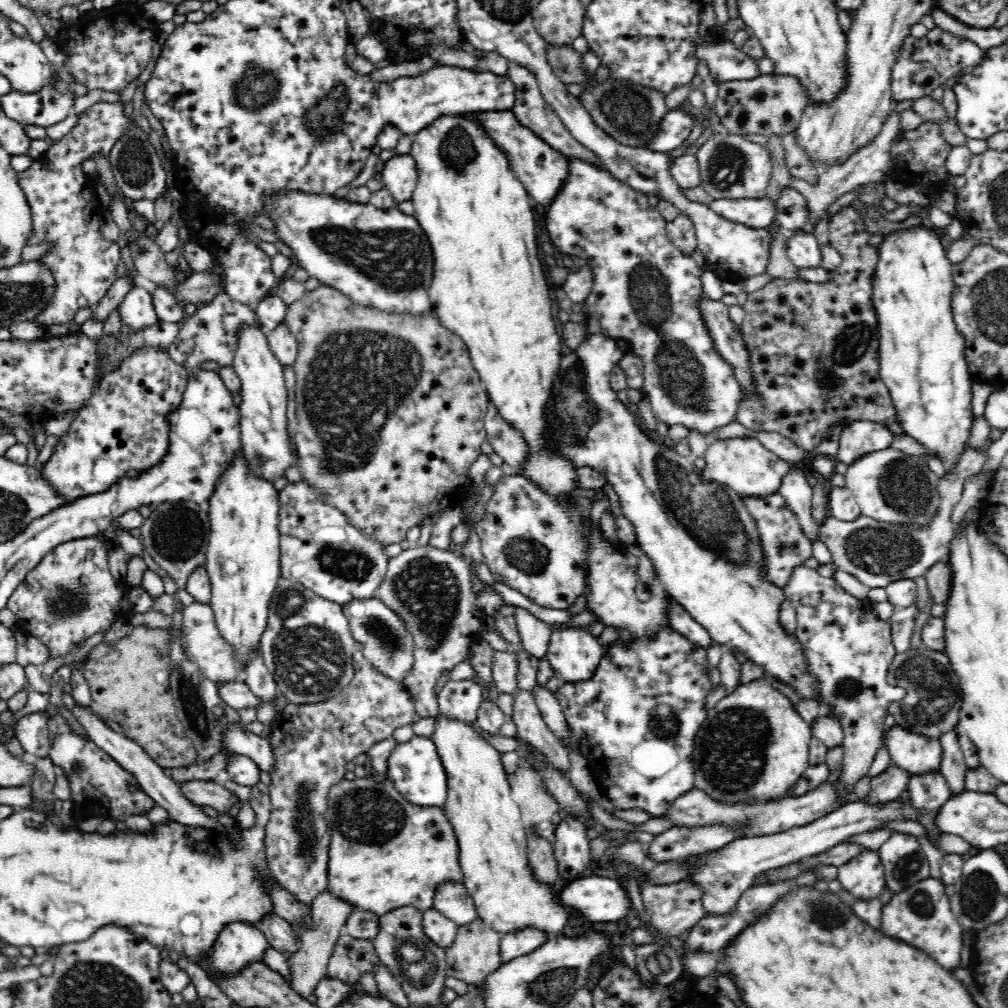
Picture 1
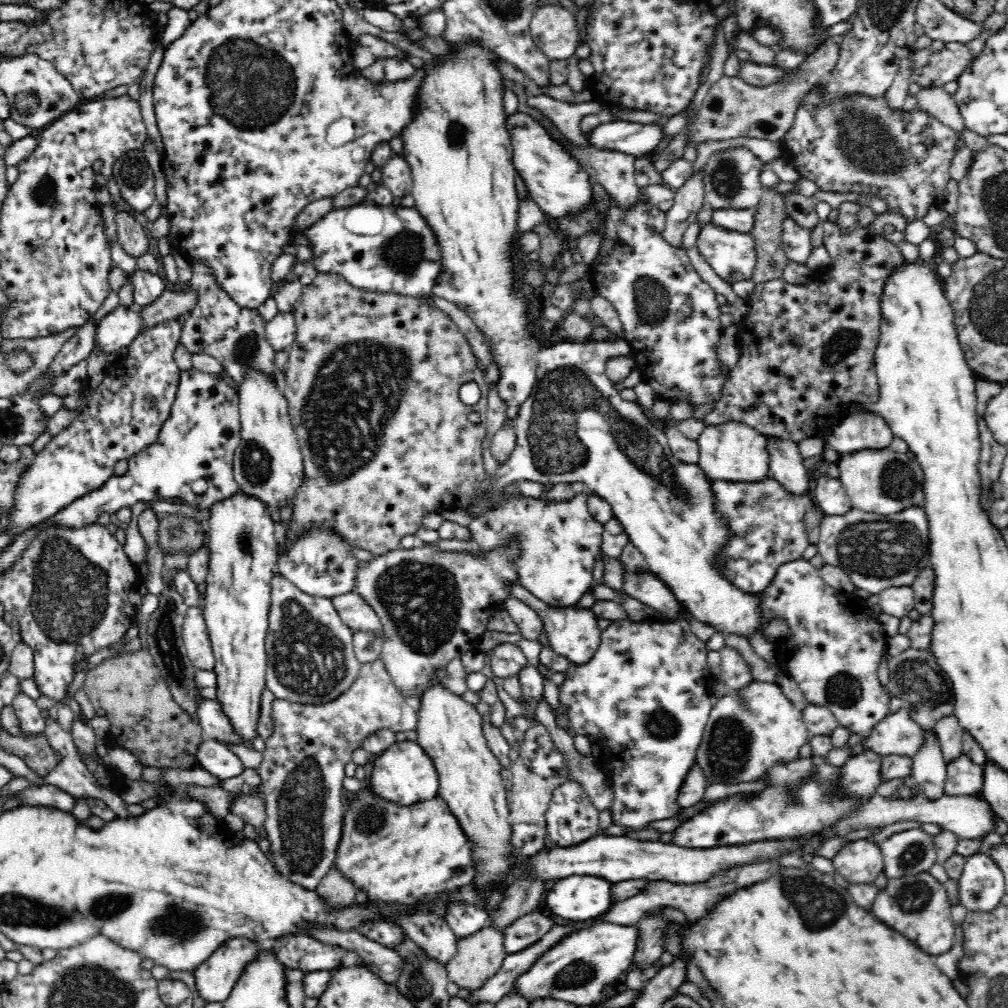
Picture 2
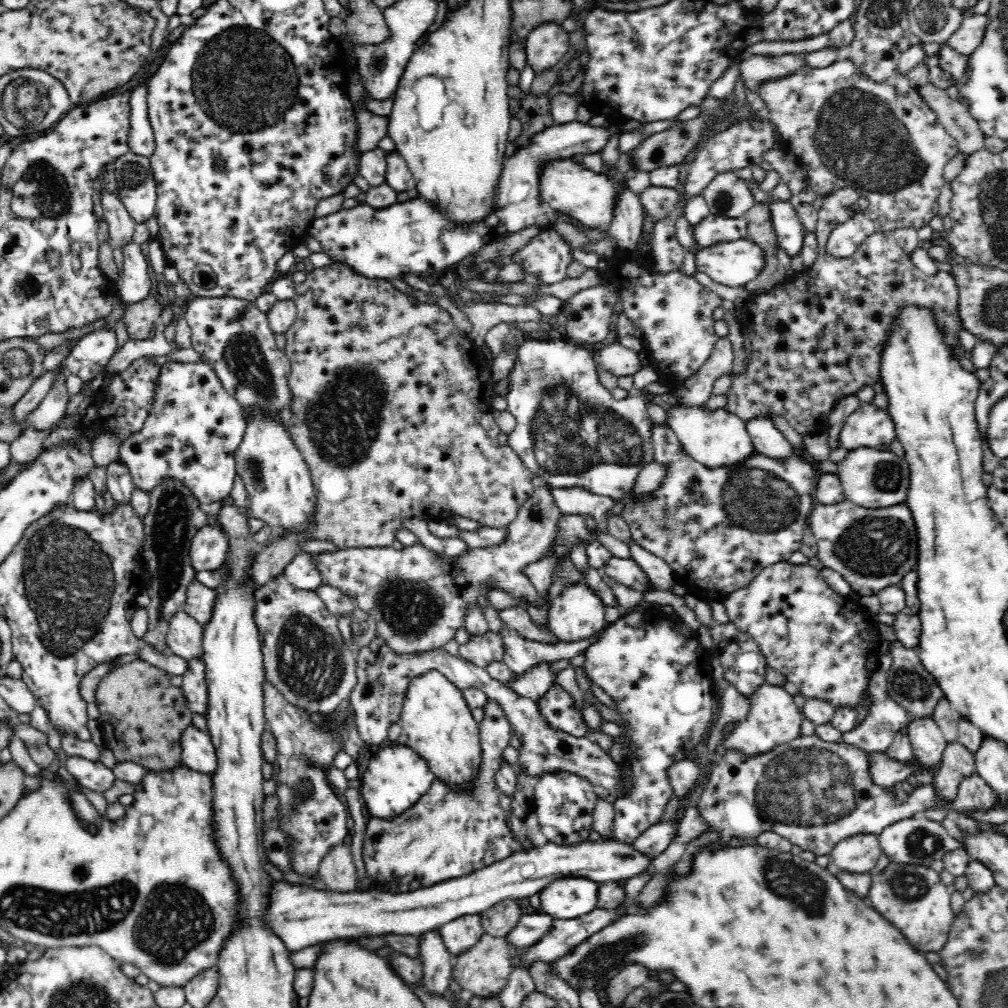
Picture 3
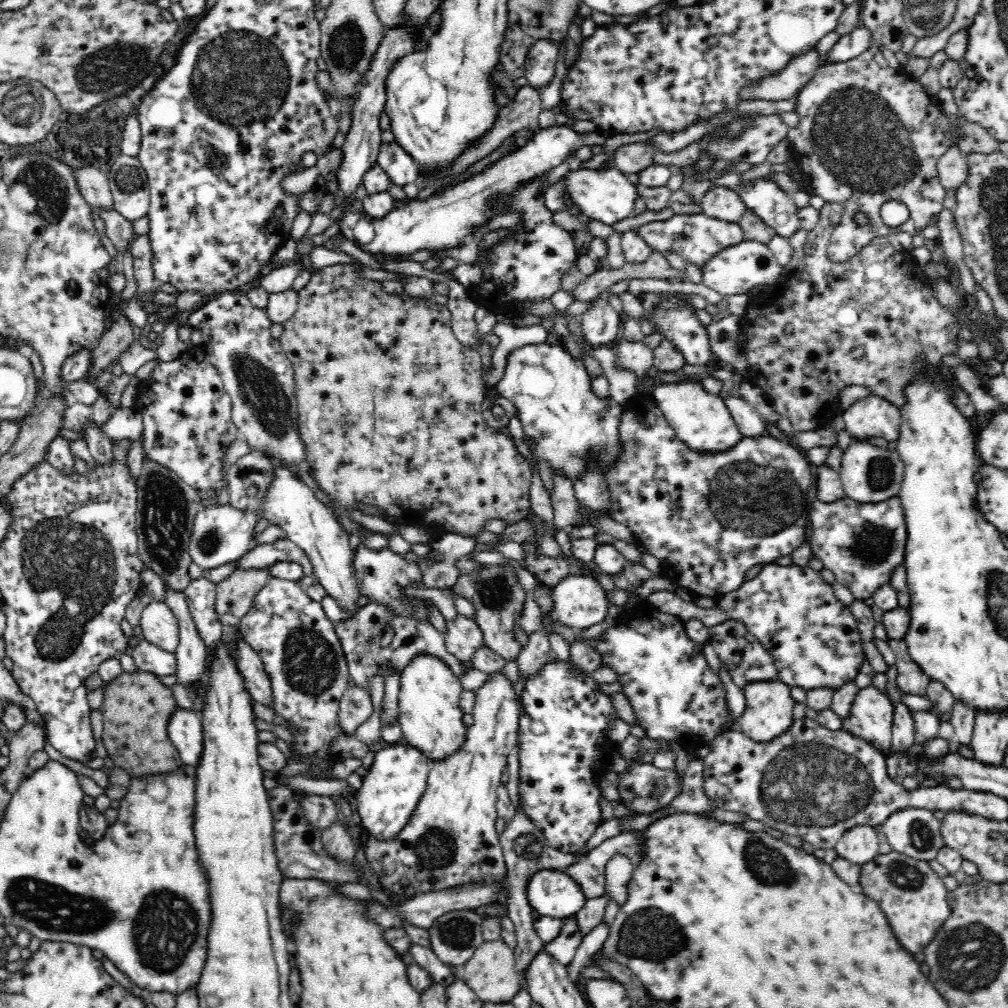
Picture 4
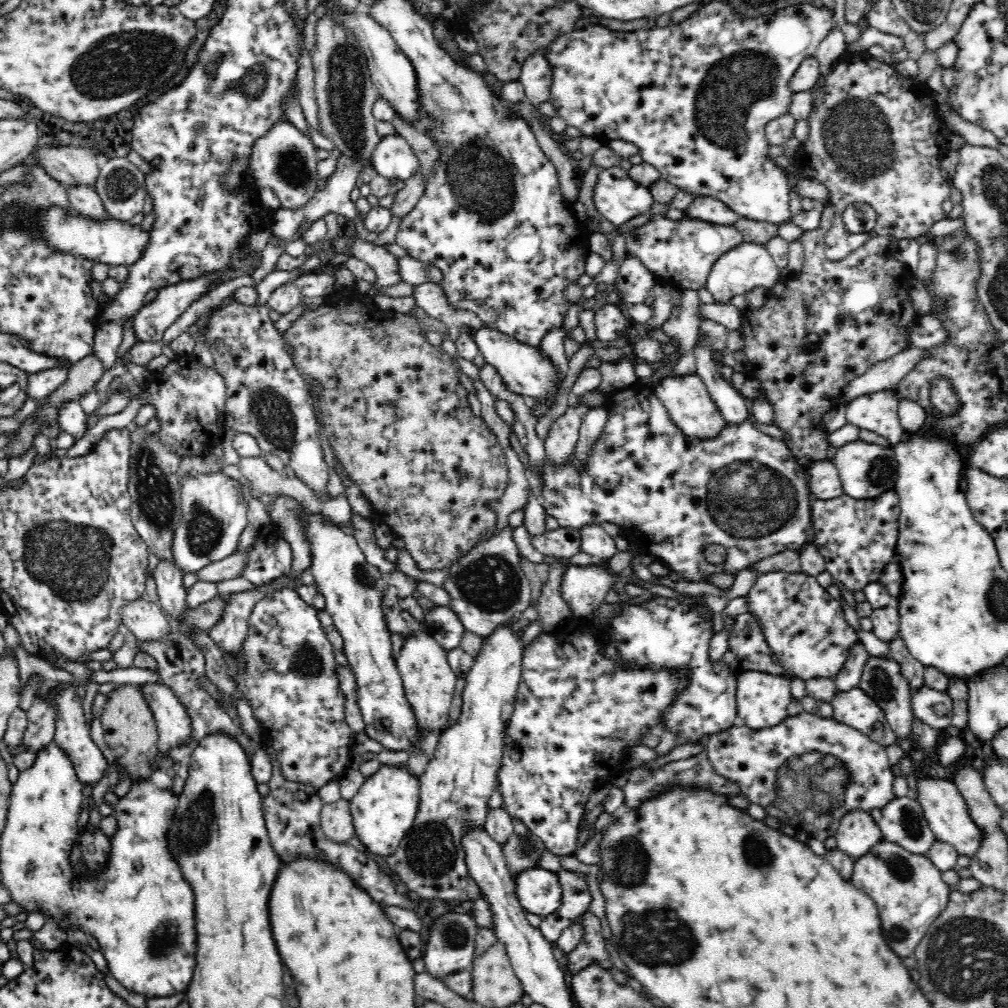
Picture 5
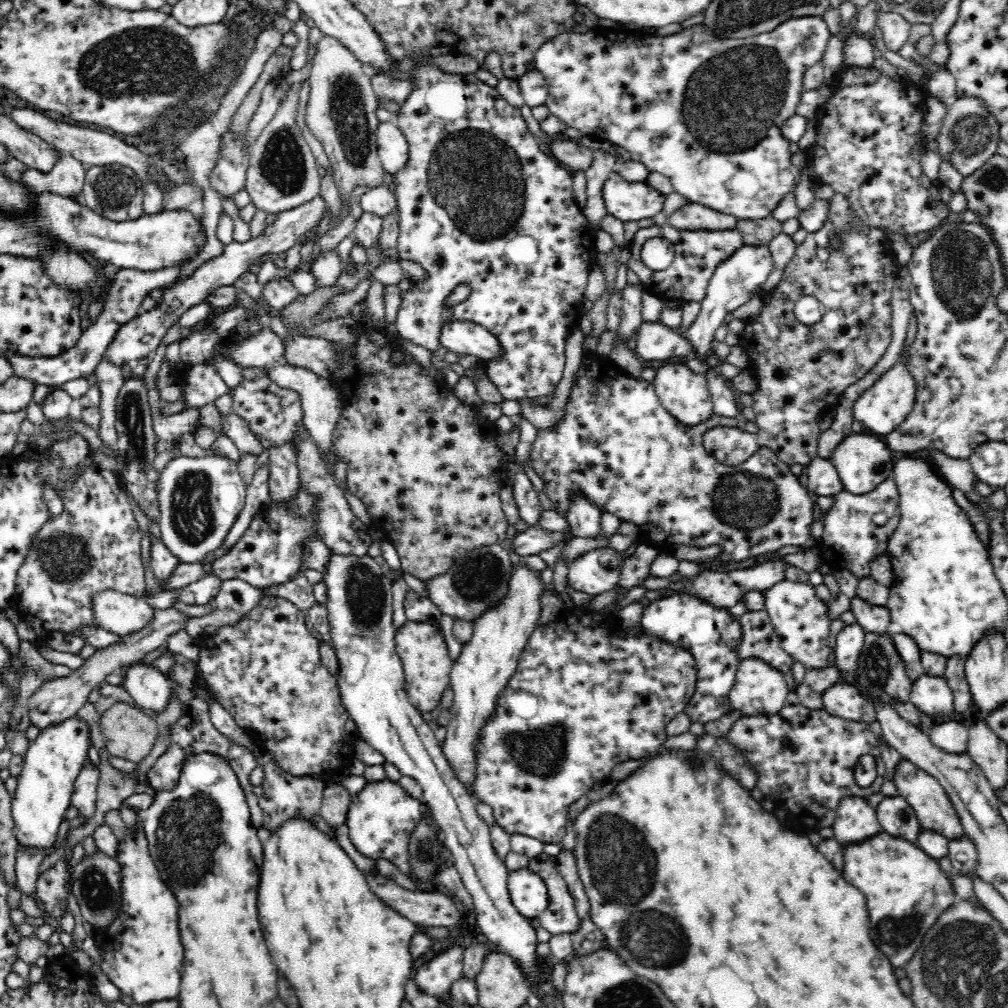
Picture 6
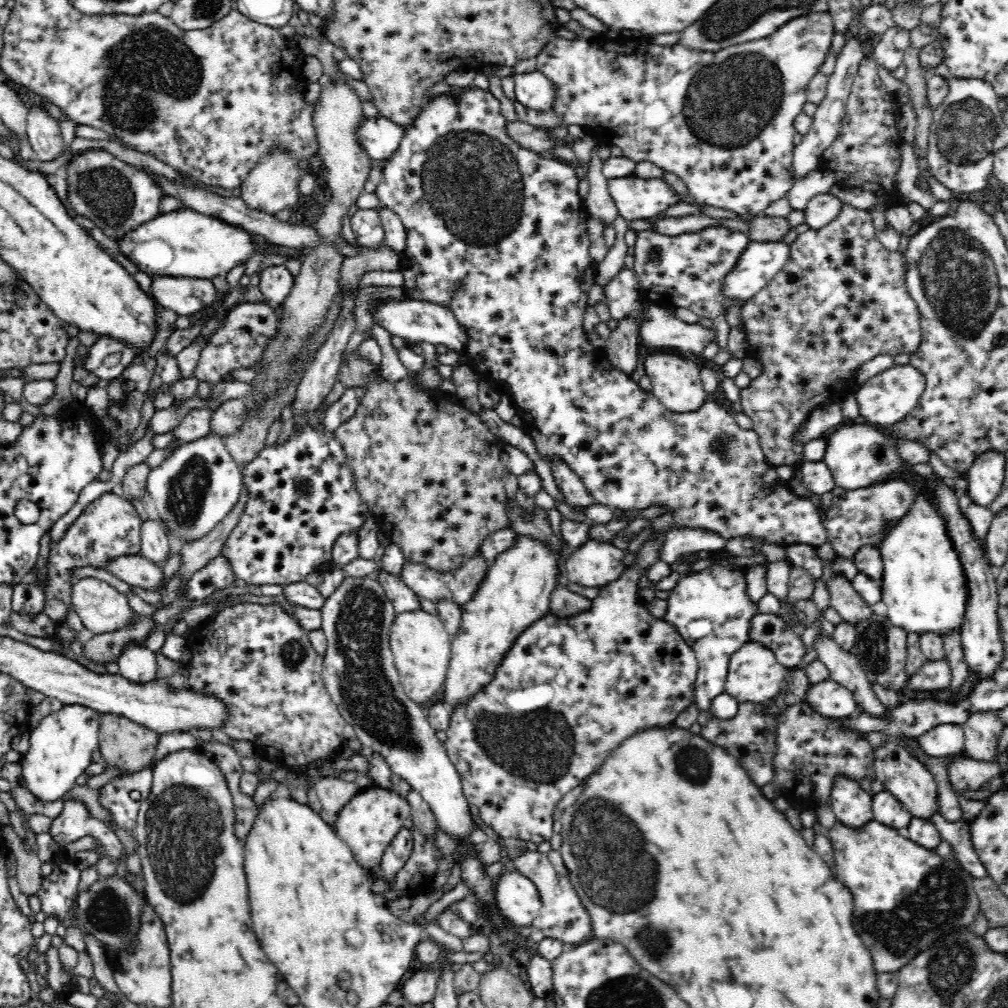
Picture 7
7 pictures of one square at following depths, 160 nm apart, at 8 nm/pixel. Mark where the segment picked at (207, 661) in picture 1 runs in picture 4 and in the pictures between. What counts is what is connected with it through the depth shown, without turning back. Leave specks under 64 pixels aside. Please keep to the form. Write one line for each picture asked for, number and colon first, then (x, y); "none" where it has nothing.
2: (195, 637)
3: (184, 638)
4: (159, 626)

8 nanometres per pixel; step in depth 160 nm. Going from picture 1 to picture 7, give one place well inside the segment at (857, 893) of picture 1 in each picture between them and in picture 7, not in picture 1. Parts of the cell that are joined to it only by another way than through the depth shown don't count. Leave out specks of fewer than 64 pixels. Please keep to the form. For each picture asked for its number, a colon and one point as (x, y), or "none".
2: (861, 860)
3: (859, 853)
4: (859, 844)
5: (857, 833)
6: (855, 819)
7: (851, 804)

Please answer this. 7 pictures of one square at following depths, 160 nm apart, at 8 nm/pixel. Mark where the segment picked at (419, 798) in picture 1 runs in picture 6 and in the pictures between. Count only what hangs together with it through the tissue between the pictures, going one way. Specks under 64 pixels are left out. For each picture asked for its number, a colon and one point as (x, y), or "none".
2: (403, 774)
3: (397, 777)
4: (395, 782)
5: (384, 809)
6: (381, 818)

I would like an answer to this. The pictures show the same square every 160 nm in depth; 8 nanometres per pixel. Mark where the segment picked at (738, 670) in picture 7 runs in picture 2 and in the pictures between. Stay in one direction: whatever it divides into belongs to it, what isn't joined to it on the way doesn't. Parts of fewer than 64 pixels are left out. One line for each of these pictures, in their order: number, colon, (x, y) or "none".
2: (747, 731)
3: (773, 718)
4: (768, 713)
5: (761, 699)
6: (759, 689)

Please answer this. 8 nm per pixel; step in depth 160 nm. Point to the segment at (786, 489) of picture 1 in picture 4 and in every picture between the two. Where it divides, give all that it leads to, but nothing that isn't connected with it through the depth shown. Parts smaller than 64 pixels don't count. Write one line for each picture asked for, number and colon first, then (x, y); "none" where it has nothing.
2: (787, 465)
3: (766, 438)
4: (750, 423)

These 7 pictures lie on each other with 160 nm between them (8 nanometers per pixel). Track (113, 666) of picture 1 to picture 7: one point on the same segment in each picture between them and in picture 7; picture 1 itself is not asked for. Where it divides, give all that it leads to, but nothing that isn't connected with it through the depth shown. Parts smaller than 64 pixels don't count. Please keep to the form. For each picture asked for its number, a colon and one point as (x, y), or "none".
2: (128, 690)
3: (144, 715)
4: (136, 708)
5: (129, 729)
6: (128, 733)
7: (130, 747)

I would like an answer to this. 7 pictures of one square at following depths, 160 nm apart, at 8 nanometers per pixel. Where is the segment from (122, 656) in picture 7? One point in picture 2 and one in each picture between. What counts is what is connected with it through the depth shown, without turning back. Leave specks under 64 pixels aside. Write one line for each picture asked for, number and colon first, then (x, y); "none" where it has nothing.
2: (215, 758)
3: (197, 751)
4: (184, 729)
5: (173, 724)
6: (150, 688)

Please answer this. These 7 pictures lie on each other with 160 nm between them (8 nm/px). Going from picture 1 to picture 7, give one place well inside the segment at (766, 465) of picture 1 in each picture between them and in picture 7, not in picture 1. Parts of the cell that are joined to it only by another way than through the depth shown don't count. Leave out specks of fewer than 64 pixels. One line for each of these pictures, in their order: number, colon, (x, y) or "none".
2: (732, 450)
3: (717, 437)
4: (700, 419)
5: (686, 399)
6: (683, 393)
7: (675, 381)

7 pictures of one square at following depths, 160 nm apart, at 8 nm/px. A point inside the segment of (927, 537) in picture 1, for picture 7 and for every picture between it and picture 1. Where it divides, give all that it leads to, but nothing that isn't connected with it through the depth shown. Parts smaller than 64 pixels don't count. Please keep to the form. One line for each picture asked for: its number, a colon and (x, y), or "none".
2: (877, 551)
3: (872, 548)
4: (861, 543)
5: (857, 538)
6: (850, 539)
7: (851, 521)

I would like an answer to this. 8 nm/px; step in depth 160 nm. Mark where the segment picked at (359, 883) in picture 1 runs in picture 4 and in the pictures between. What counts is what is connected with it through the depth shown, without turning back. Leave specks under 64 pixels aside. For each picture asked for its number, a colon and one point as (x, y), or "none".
2: (404, 854)
3: (450, 832)
4: (450, 841)

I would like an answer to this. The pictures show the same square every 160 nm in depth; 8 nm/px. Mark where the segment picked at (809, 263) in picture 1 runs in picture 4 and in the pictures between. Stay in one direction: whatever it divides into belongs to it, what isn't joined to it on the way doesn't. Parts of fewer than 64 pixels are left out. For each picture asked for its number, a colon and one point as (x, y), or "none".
2: (797, 244)
3: (789, 230)
4: (762, 195)

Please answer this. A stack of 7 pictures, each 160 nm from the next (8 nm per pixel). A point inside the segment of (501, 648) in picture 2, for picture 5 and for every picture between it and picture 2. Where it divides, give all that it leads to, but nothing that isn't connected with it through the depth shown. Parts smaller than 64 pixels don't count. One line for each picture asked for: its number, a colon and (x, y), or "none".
3: (481, 649)
4: (462, 636)
5: (443, 623)

